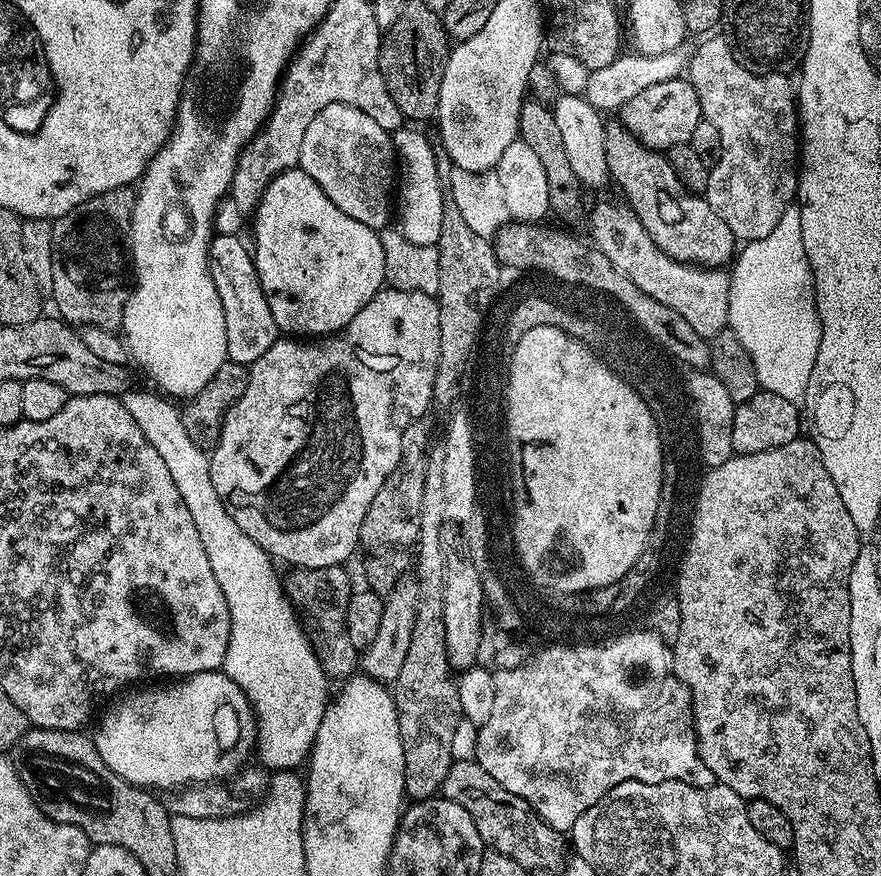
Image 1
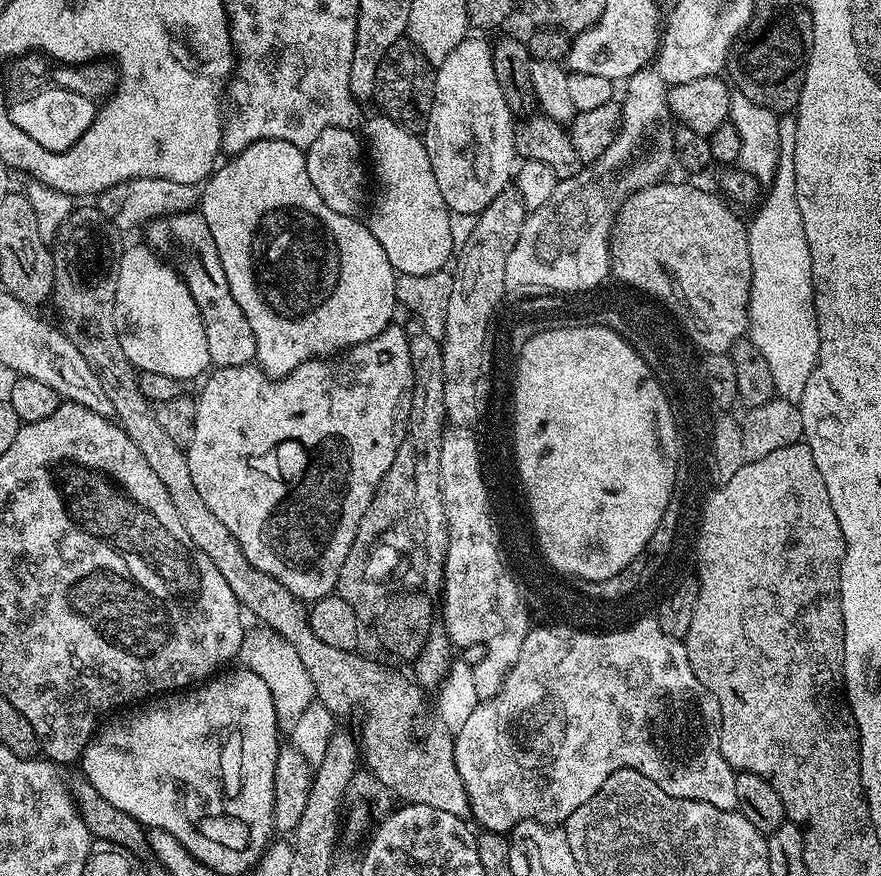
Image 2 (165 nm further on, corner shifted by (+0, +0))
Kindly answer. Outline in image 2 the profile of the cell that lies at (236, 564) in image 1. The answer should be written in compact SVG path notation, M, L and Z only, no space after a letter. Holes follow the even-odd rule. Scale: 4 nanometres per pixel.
M269 628L247 631L240 647L239 663L258 674L274 698L276 724L283 733L290 734L308 706L315 701L313 682L309 671L295 653L294 648Z

